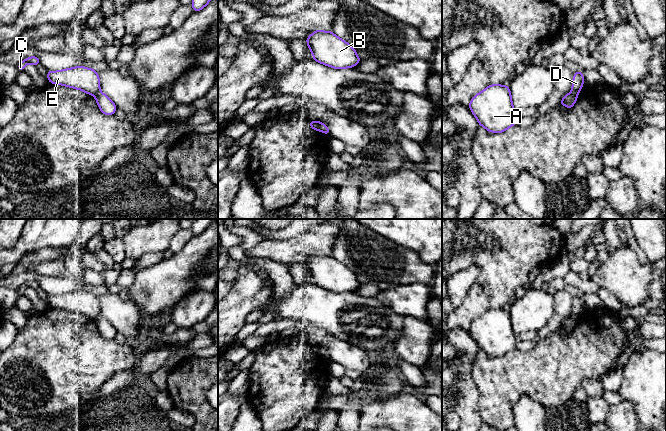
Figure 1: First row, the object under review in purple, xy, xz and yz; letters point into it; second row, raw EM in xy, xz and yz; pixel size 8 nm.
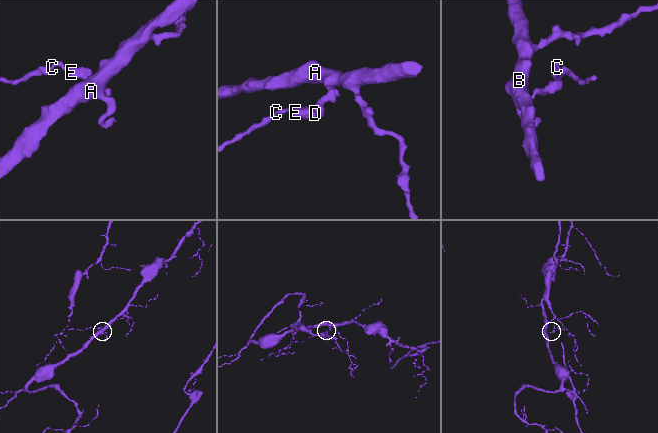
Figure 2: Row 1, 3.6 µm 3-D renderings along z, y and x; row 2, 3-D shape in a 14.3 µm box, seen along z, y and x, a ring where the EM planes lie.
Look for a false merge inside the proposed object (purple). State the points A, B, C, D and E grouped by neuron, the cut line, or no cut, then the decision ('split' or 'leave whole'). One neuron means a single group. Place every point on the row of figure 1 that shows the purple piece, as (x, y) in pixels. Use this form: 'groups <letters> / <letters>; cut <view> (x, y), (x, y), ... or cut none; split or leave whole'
groups A B / C D E; cut xz (319, 122), (322, 130); split

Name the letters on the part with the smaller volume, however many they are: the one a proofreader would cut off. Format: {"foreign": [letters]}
{"foreign": ["C", "D", "E"]}

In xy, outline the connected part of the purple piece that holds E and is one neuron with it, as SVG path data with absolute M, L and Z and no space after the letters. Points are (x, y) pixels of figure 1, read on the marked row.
M81 65L59 71L47 70L47 79L51 84L78 89L93 96L100 92L98 72Z

